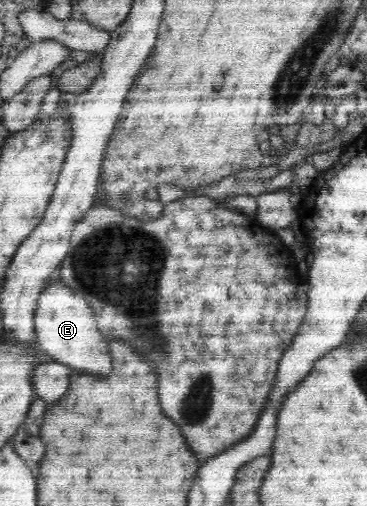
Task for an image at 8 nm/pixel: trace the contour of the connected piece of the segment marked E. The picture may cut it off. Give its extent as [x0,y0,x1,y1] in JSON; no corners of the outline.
[34,276,112,375]

